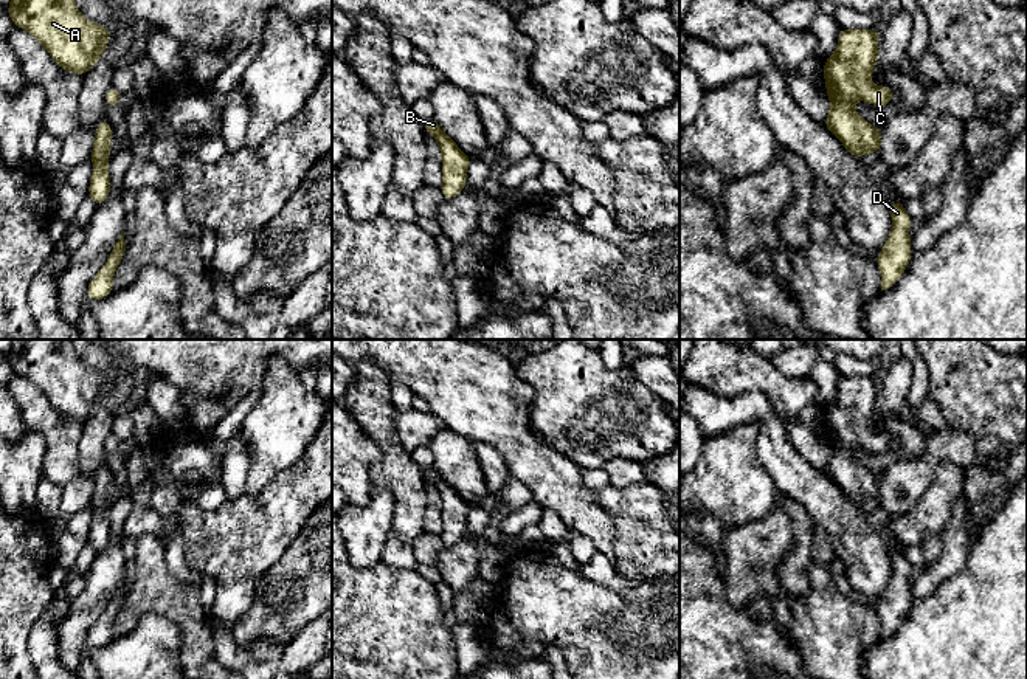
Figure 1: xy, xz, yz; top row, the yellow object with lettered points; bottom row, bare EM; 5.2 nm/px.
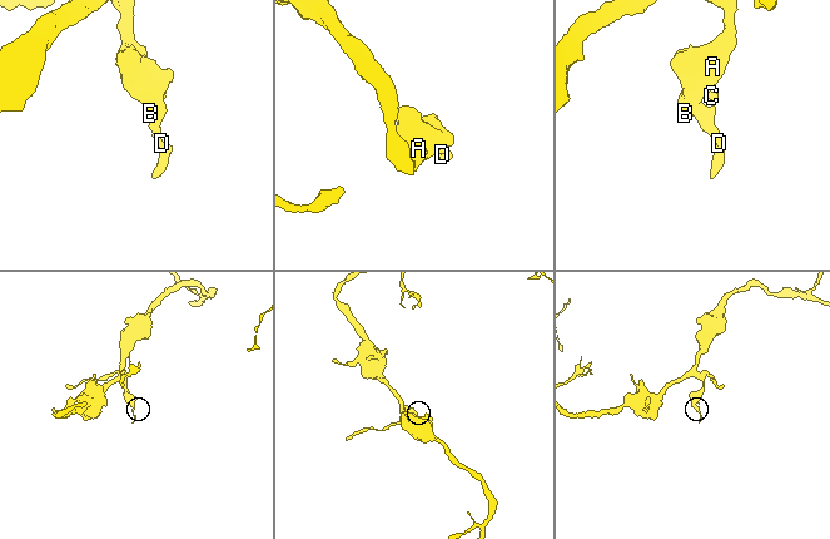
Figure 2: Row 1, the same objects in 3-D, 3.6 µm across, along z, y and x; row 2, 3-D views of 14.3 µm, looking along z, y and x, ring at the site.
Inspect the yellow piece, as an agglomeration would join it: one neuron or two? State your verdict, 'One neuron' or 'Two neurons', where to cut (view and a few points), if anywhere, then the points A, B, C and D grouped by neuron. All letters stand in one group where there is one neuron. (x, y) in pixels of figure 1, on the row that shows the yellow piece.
One neuron. No split. Groups: A B C D

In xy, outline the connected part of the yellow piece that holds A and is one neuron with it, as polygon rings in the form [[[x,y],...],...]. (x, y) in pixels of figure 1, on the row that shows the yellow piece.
[[[11,0],[6,12],[68,73],[85,76],[105,54],[109,26],[87,20],[74,0]]]

